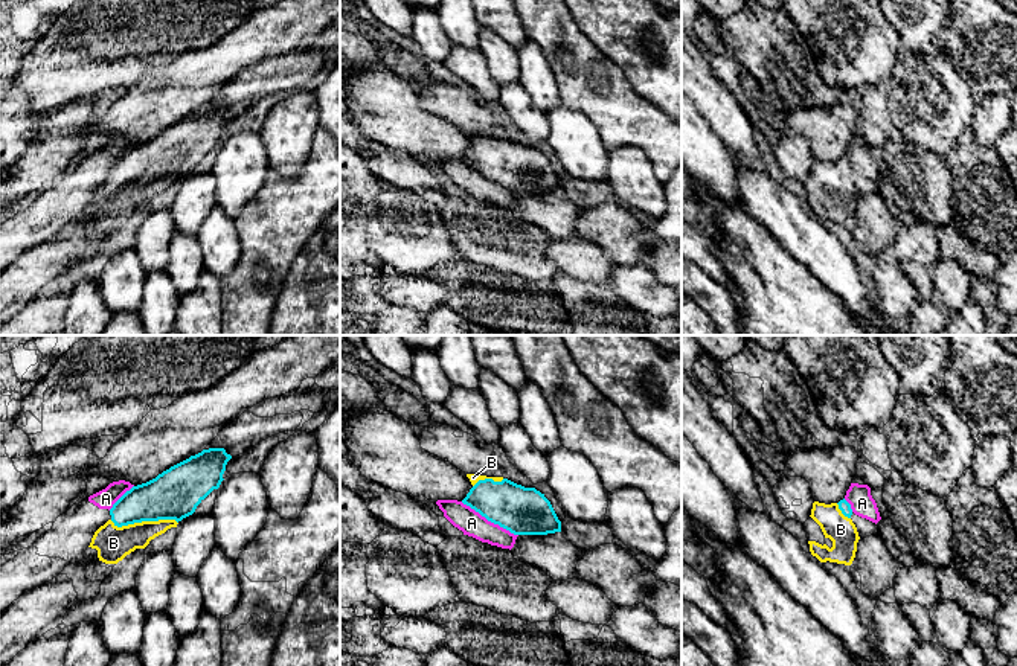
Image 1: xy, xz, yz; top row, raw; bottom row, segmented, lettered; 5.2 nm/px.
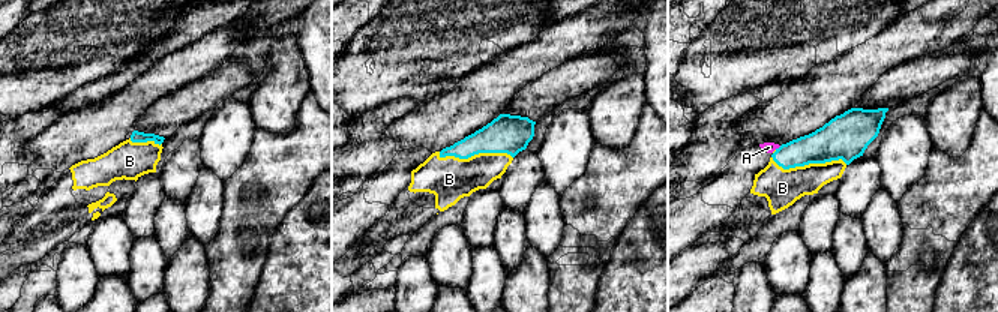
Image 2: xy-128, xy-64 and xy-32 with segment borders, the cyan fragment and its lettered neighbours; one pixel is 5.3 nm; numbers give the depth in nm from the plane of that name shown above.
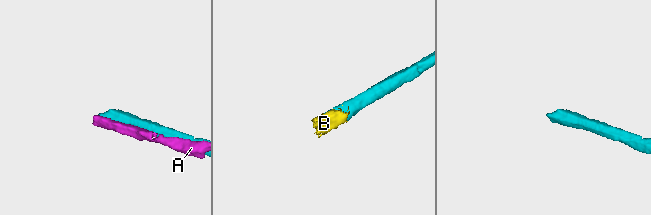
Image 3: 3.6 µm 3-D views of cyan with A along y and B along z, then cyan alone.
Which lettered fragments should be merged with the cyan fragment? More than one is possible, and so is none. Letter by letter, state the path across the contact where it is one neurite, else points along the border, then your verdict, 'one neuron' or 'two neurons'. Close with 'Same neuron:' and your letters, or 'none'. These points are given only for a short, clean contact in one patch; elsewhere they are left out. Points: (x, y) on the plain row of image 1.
A: two neurons
B: one neuron
Same neuron: B

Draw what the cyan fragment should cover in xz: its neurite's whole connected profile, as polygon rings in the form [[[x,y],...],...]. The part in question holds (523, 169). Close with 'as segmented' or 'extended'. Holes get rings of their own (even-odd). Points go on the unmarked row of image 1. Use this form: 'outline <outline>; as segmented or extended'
outline [[[467,133],[473,146],[462,158],[488,180],[514,194],[561,191],[550,160],[535,146],[525,146],[503,136]]]; extended

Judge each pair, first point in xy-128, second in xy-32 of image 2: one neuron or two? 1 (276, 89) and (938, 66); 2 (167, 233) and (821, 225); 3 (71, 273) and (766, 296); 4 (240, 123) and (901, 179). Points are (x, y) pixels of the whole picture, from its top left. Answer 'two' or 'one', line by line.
1: two
2: two
3: one
4: one

